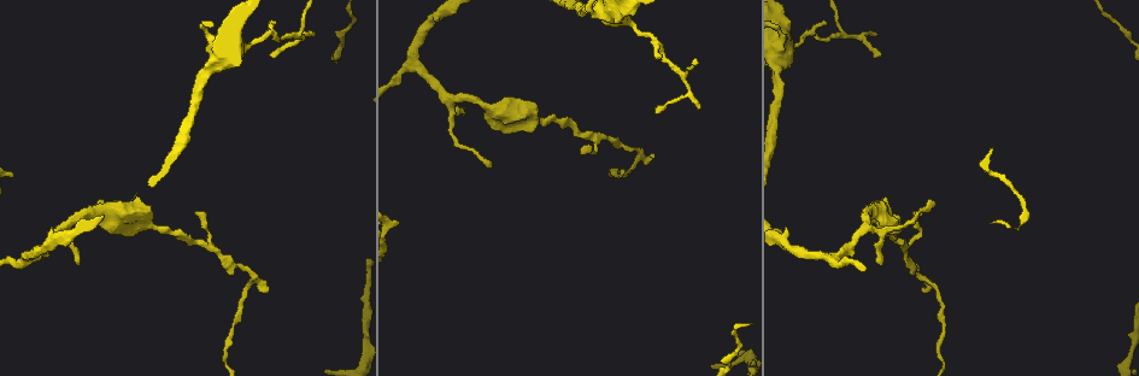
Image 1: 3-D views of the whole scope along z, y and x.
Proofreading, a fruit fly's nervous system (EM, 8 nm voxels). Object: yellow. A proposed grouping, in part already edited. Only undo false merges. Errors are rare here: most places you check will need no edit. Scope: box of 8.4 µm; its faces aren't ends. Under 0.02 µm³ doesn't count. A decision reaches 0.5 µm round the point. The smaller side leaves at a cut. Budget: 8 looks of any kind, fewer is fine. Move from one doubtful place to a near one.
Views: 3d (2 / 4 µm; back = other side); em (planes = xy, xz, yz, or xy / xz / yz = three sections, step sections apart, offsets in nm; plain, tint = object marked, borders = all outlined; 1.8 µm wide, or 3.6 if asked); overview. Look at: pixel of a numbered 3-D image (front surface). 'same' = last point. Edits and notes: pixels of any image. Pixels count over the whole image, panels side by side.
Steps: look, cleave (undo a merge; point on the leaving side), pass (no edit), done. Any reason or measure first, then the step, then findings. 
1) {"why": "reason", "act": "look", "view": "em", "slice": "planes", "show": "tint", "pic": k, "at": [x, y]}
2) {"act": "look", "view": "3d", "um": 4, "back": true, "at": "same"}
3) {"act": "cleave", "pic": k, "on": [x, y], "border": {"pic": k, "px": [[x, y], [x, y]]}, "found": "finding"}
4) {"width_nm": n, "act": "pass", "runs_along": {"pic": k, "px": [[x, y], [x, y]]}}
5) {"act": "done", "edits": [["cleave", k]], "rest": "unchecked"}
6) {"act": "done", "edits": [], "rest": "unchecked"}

{"why": "thick turns thin", "act": "look", "view": "3d", "um": 4, "pic": 1, "at": [559, 122]}

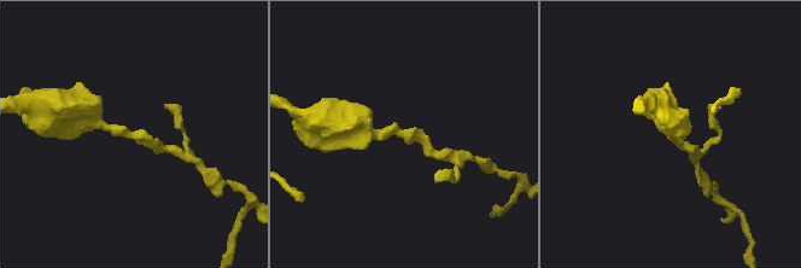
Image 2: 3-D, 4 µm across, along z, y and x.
{"arm_widths_nm": [170, 260], "act": "look", "view": "em", "slice": "planes", "show": "tint", "pic": 2, "at": [133, 139]}

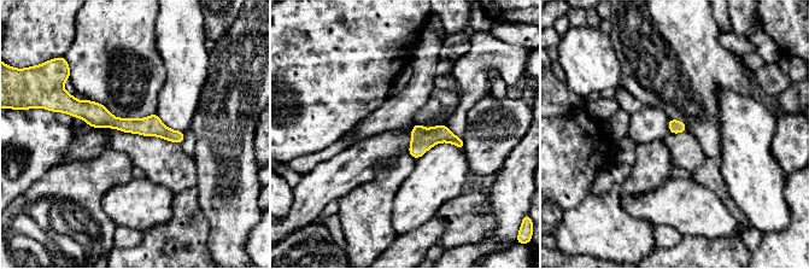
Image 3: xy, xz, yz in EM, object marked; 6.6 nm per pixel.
{"act": "pass", "found": "all the same neuron"}

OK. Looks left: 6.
{"why": "sudden change in width", "act": "look", "view": "em", "slice": "planes", "show": "tint", "pic": 1, "at": [624, 19]}

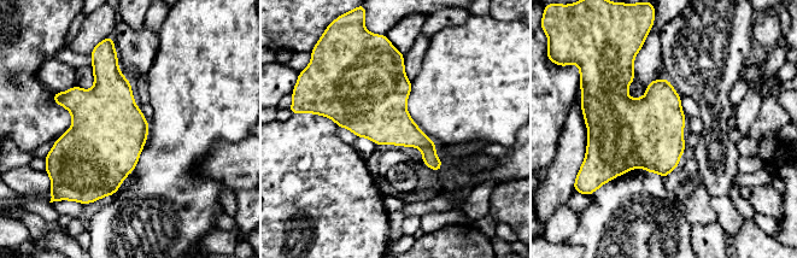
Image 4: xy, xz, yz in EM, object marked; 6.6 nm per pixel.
{"width_nm": 380, "act": "pass", "found": "one neuron here"}

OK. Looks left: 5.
{"why": "sharp bend", "act": "look", "view": "3d", "um": 4, "pic": 1, "at": [638, 152]}

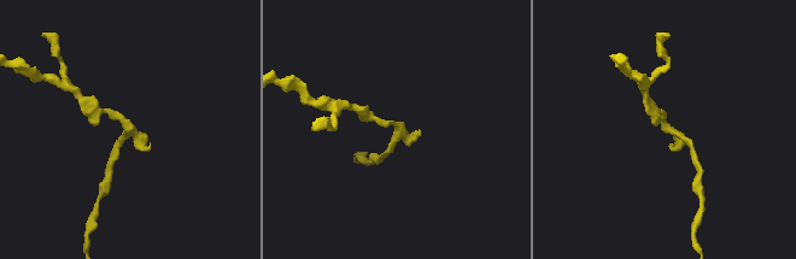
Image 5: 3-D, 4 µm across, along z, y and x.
{"act": "look", "view": "em", "slice": "xy", "step": 8, "show": "tint", "pic": 5, "at": [665, 127]}

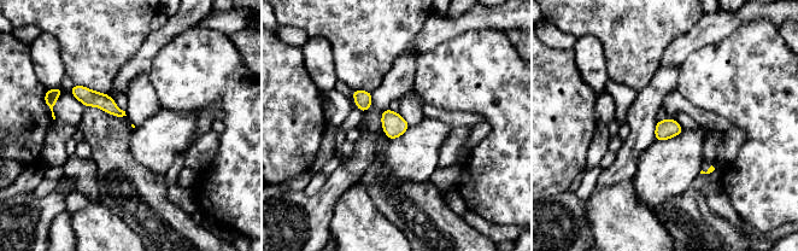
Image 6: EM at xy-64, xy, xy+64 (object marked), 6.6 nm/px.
{"act": "pass", "found": "continuous, no second neuron"}

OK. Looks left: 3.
{"act": "look", "view": "em", "slice": "planes", "show": "tint", "pic": 1, "at": [69, 223]}

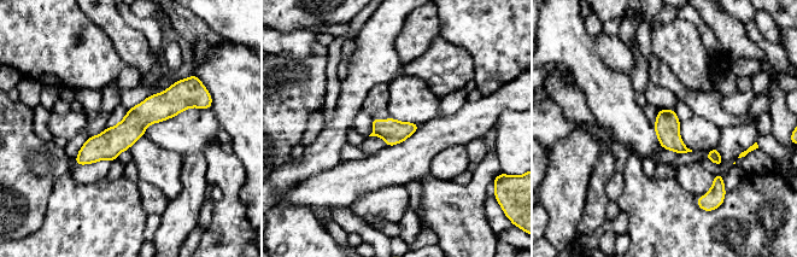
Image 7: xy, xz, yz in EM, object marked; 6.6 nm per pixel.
{"act": "pass", "found": "one neuron here"}

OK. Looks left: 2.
{"act": "done", "edits": [], "rest": "unchecked"}

